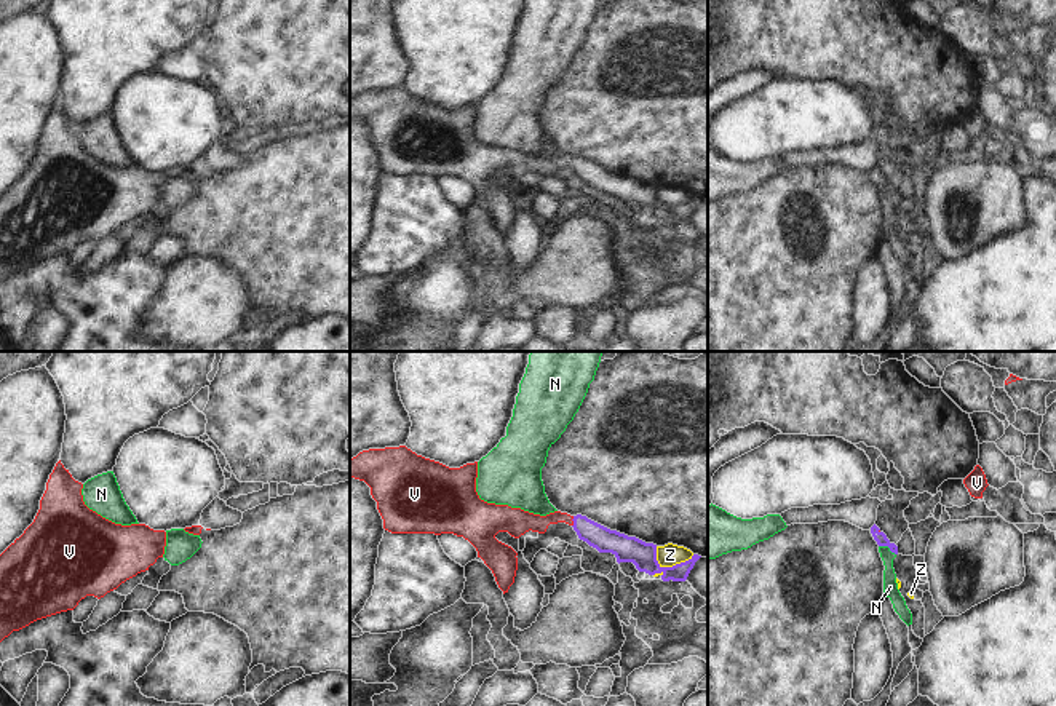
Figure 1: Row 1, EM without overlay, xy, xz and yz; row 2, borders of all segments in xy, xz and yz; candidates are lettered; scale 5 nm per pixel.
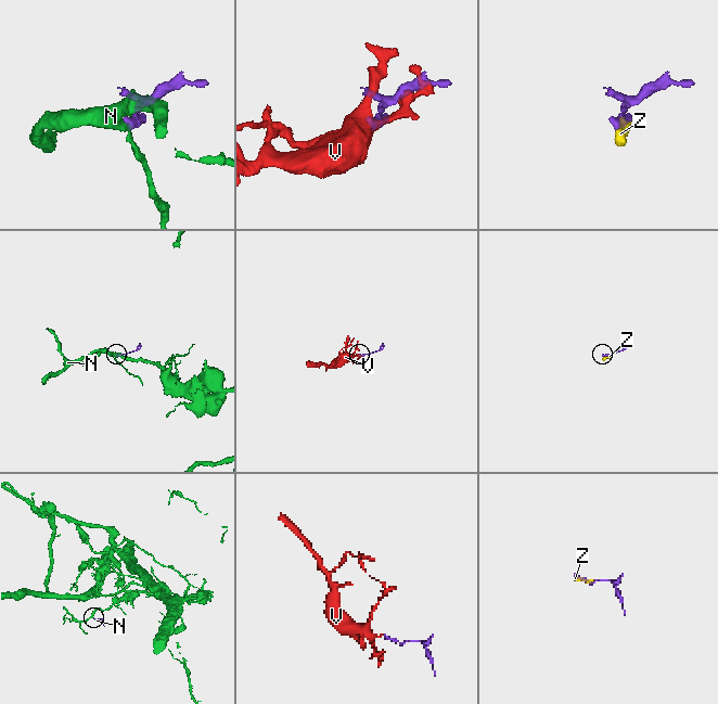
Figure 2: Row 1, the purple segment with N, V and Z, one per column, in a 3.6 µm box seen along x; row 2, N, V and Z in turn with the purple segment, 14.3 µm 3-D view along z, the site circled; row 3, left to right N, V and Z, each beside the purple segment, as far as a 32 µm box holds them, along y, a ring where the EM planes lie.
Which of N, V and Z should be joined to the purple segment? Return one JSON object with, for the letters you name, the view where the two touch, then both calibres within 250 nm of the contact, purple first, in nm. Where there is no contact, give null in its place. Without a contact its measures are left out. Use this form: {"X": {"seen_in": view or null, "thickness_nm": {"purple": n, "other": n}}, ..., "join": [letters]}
{"V": {"seen_in": "xz", "thickness_nm": {"purple": 120, "other": 110}}, "join": ["V"]}

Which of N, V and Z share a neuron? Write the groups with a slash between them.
N / V / Z

